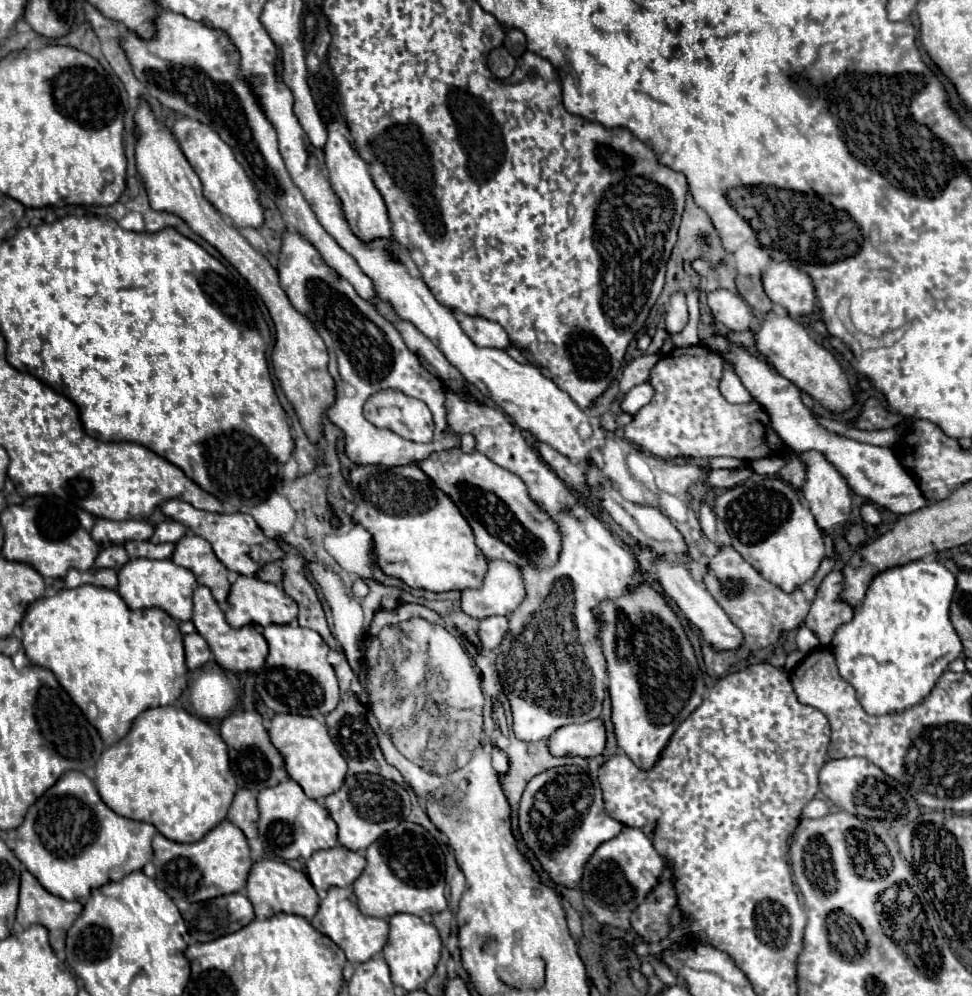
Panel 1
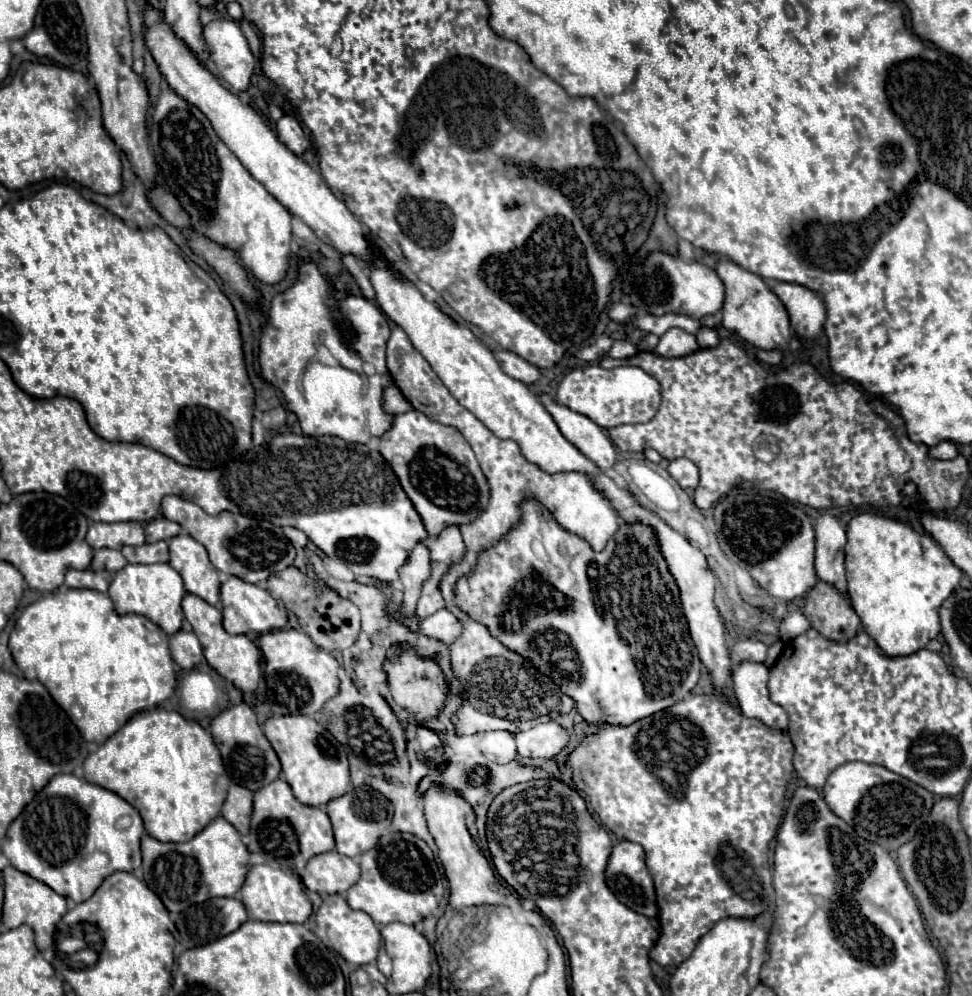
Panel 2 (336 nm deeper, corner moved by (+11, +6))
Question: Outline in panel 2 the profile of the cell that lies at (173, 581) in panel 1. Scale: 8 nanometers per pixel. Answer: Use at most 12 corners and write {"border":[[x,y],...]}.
{"border":[[127,564],[109,588],[117,614],[141,614],[167,636],[187,592],[169,564]]}

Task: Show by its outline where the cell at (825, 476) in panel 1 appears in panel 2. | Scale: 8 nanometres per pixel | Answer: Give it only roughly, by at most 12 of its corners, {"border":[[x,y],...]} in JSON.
{"border":[[835,516],[815,520],[815,572],[847,596],[847,532]]}

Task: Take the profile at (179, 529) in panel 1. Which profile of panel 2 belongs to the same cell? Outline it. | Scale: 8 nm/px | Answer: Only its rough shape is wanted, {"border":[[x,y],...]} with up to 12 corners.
{"border":[[163,516],[145,528],[147,542],[171,540],[181,532],[177,522]]}

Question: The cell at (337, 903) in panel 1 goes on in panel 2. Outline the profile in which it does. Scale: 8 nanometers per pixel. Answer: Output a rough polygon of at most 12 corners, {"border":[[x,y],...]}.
{"border":[[327,896],[315,934],[349,964],[371,964],[379,926]]}

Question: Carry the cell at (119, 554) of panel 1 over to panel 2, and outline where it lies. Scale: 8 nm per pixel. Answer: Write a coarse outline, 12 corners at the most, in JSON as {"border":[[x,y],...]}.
{"border":[[95,550],[93,570],[121,570],[127,560],[119,550]]}

